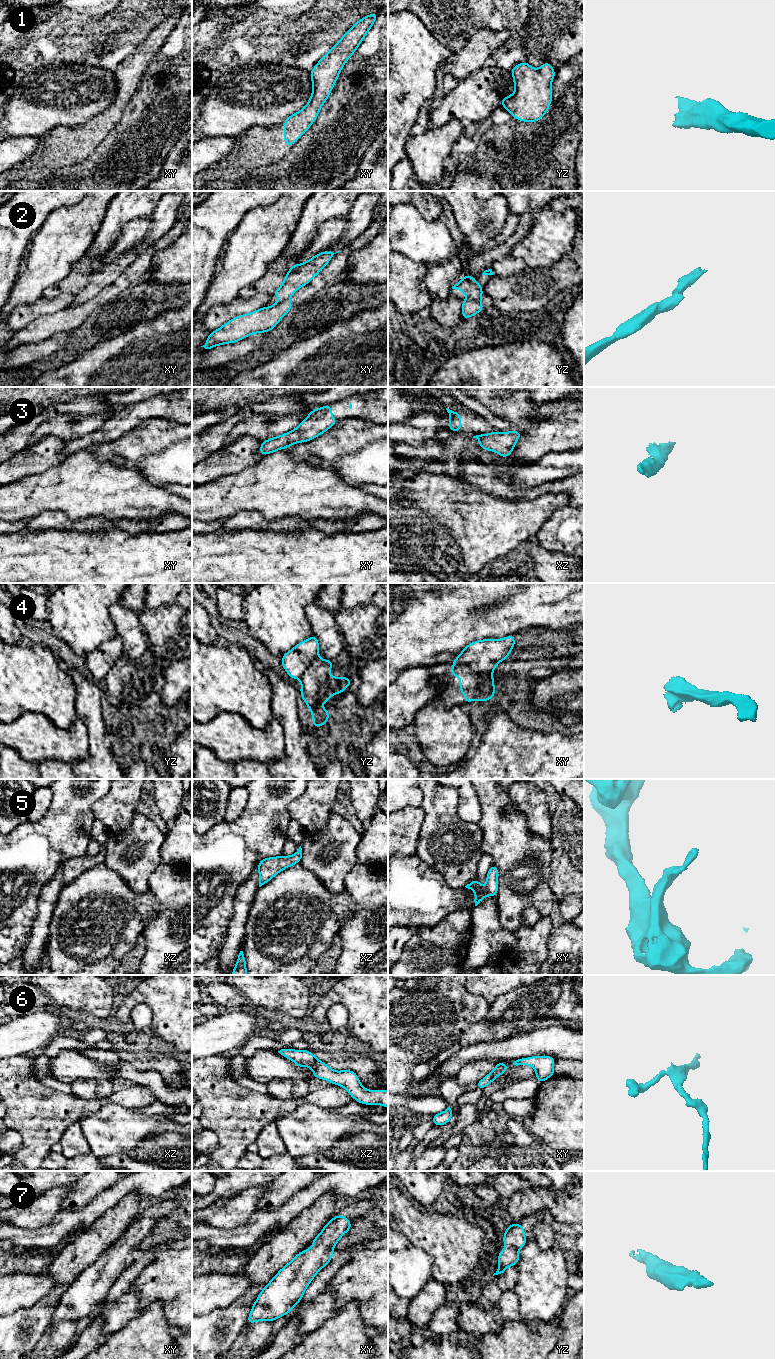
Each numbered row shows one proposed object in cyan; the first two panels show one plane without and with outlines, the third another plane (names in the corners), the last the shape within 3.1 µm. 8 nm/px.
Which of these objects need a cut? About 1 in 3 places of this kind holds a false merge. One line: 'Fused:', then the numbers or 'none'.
Fused: 2, 4

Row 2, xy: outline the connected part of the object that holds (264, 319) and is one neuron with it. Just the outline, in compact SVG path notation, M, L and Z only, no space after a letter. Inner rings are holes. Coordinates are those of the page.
M285 300L280 303L274 304L270 307L263 307L256 311L253 311L249 314L243 314L240 316L236 316L219 329L213 331L208 336L206 343L201 346L205 349L211 349L218 345L223 345L227 343L236 343L239 340L242 340L249 335L255 333L263 333L271 331L279 322L280 320L292 309L291 301Z

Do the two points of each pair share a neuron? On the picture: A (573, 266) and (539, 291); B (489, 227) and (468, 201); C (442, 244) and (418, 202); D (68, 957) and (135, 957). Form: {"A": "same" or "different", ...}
{"A": "same", "B": "same", "C": "different", "D": "different"}

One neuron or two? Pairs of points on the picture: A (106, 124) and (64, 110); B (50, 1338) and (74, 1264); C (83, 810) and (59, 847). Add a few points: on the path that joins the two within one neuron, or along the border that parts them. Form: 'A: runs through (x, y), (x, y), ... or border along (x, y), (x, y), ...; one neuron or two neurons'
A: border along (110, 105), (94, 114), (88, 120), (68, 126); two neurons
B: border along (50, 1324), (36, 1344); two neurons
C: runs through (74, 819), (59, 838); one neuron

